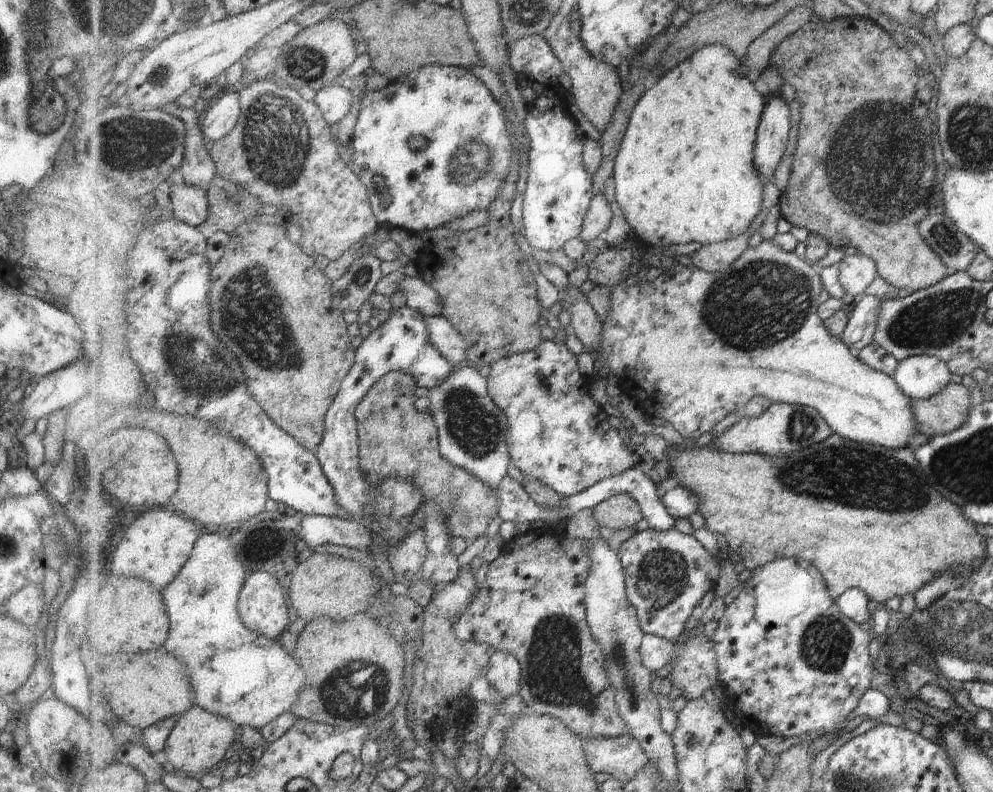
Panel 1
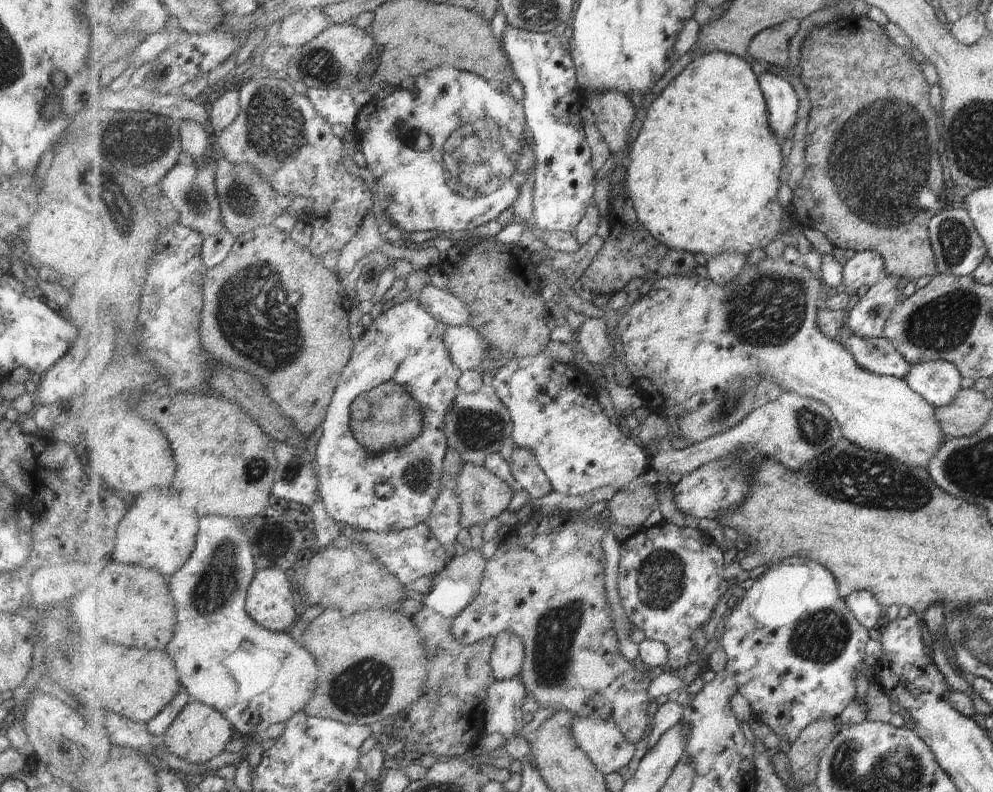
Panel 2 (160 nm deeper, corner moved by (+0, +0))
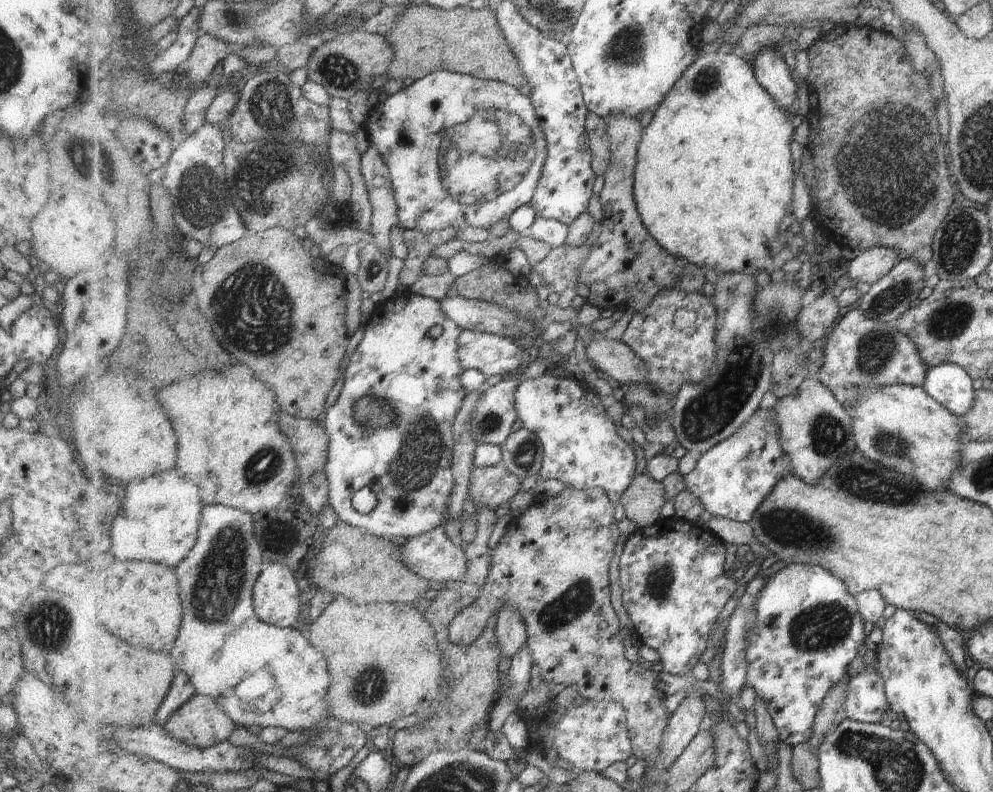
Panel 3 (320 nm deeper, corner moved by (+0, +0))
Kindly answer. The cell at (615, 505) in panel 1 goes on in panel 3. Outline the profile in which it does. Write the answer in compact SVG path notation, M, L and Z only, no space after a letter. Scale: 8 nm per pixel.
M647 474L634 478L633 484L621 497L625 516L637 527L648 527L660 520L659 514L667 504L668 497L663 481Z

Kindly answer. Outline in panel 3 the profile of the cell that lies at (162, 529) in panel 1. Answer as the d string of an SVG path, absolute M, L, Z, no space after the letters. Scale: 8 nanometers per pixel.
M177 470L125 484L124 506L113 525L110 560L153 561L177 568L192 552L200 536L204 506L201 488L194 480L179 476Z

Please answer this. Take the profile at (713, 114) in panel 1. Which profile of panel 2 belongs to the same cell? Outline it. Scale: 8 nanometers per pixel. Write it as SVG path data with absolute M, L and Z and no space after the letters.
M715 51L699 58L689 59L681 64L676 76L669 82L666 88L652 102L645 120L639 130L636 141L632 144L628 154L629 164L627 171L627 188L629 196L636 207L637 216L641 224L659 242L664 243L678 251L687 251L693 254L703 254L705 258L714 257L731 250L733 253L741 253L747 257L755 248L765 248L767 244L775 240L786 241L793 232L792 226L782 235L785 230L785 213L787 209L779 204L779 186L781 186L781 168L786 161L785 153L781 152L782 140L777 133L773 133L770 125L768 102L765 100L764 91L760 87L759 76L755 76L751 68L751 60L744 59L733 53Z

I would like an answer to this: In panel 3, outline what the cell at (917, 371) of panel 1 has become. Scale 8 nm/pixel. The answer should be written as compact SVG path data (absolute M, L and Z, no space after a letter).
M953 363L929 366L921 388L951 414L961 418L972 405L975 390L969 375Z

